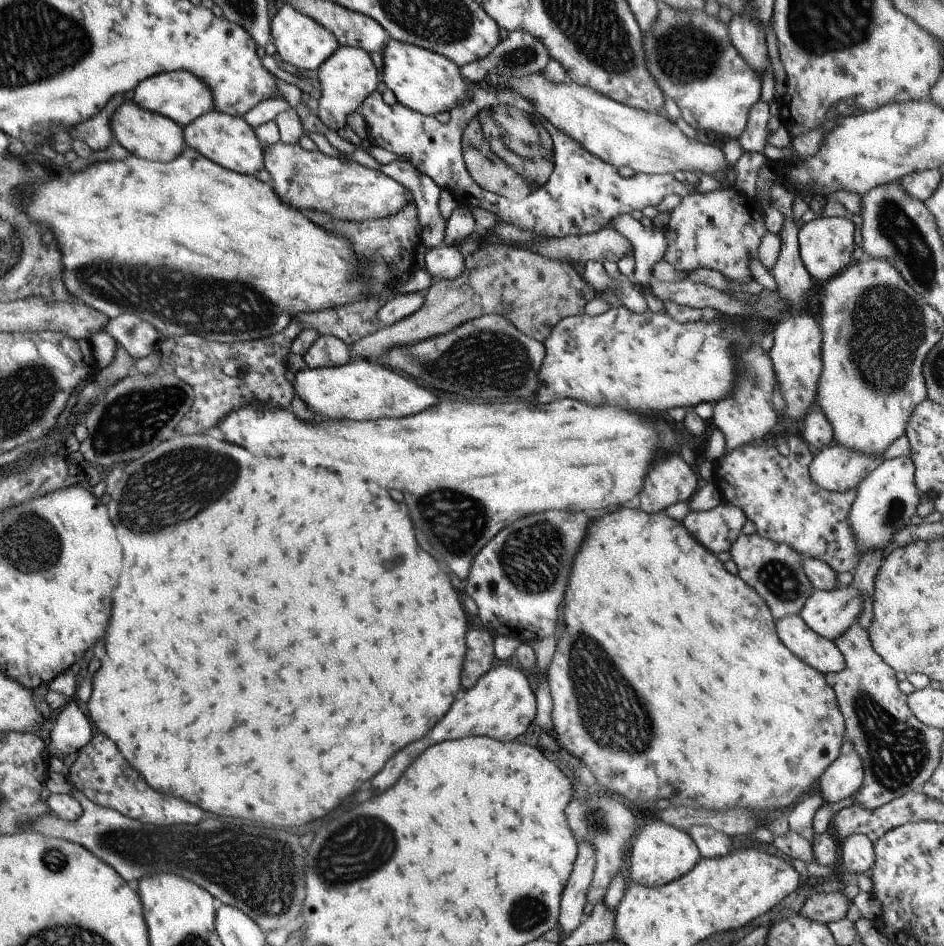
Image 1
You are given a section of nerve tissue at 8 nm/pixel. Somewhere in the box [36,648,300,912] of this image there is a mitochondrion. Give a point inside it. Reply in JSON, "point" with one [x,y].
{"point":[55,860]}

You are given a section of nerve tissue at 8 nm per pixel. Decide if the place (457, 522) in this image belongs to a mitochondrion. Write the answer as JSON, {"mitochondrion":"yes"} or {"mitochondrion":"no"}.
{"mitochondrion":"yes"}

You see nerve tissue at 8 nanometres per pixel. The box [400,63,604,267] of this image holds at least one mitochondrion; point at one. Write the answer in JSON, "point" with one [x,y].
{"point":[514,152]}

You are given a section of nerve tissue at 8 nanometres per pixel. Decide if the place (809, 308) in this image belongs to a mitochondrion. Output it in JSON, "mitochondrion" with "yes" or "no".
{"mitochondrion":"no"}

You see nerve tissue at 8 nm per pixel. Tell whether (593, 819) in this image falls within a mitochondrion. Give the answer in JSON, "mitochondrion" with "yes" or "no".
{"mitochondrion":"yes"}

